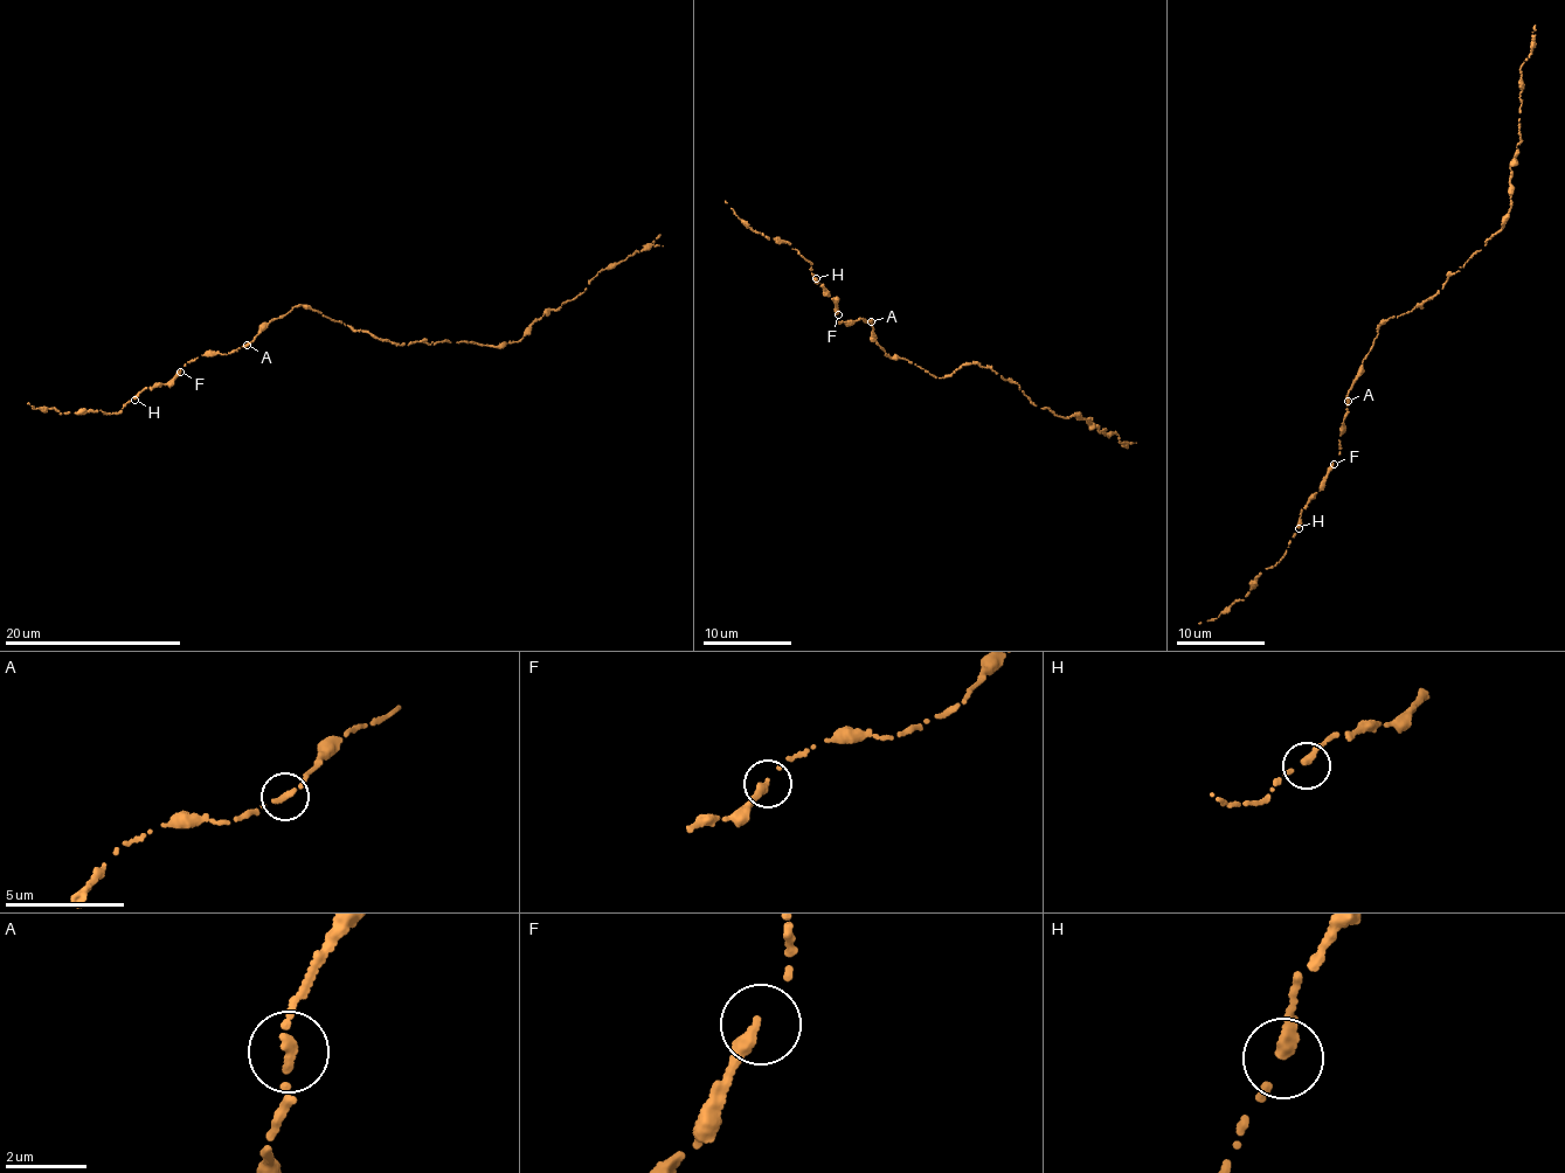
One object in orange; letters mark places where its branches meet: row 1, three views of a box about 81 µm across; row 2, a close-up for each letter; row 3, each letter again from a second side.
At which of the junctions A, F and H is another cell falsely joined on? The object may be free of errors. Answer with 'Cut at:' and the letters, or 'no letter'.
Cut at: no letter

